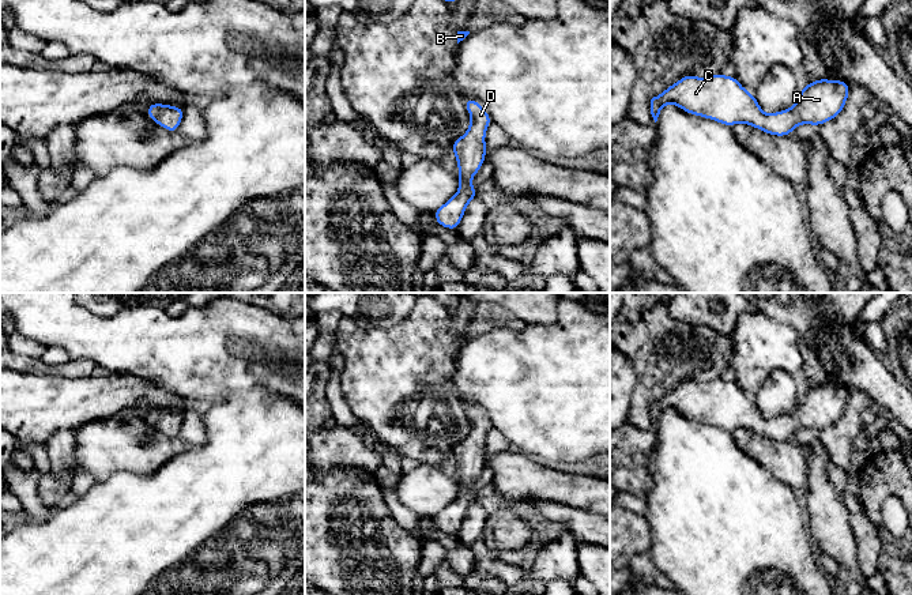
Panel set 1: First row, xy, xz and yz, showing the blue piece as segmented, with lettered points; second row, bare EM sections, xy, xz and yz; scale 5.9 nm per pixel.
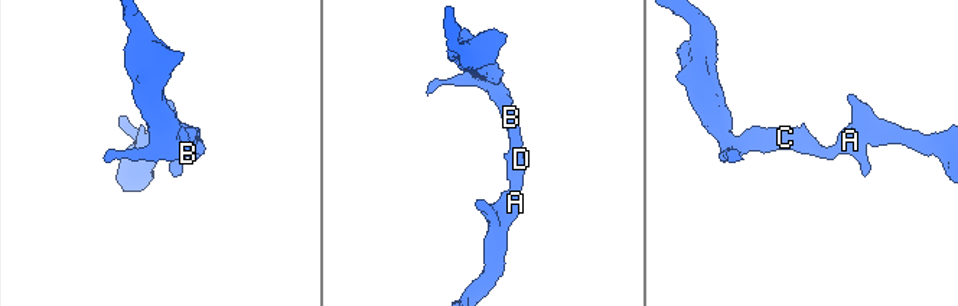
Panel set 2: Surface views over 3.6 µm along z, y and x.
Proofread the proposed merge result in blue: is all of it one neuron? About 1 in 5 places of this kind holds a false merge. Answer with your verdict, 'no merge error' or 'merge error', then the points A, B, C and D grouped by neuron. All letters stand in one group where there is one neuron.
no merge error | A B C D

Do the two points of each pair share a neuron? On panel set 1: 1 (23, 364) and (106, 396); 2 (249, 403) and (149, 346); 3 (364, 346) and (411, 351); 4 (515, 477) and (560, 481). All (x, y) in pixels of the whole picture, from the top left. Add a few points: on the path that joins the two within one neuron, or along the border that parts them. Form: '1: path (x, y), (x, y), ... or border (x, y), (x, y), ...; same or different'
1: border (14, 369), (44, 373); different
2: border (260, 384), (242, 391), (229, 391), (213, 403); different
3: path (376, 351), (399, 351); same
4: path (526, 478), (549, 481); same

